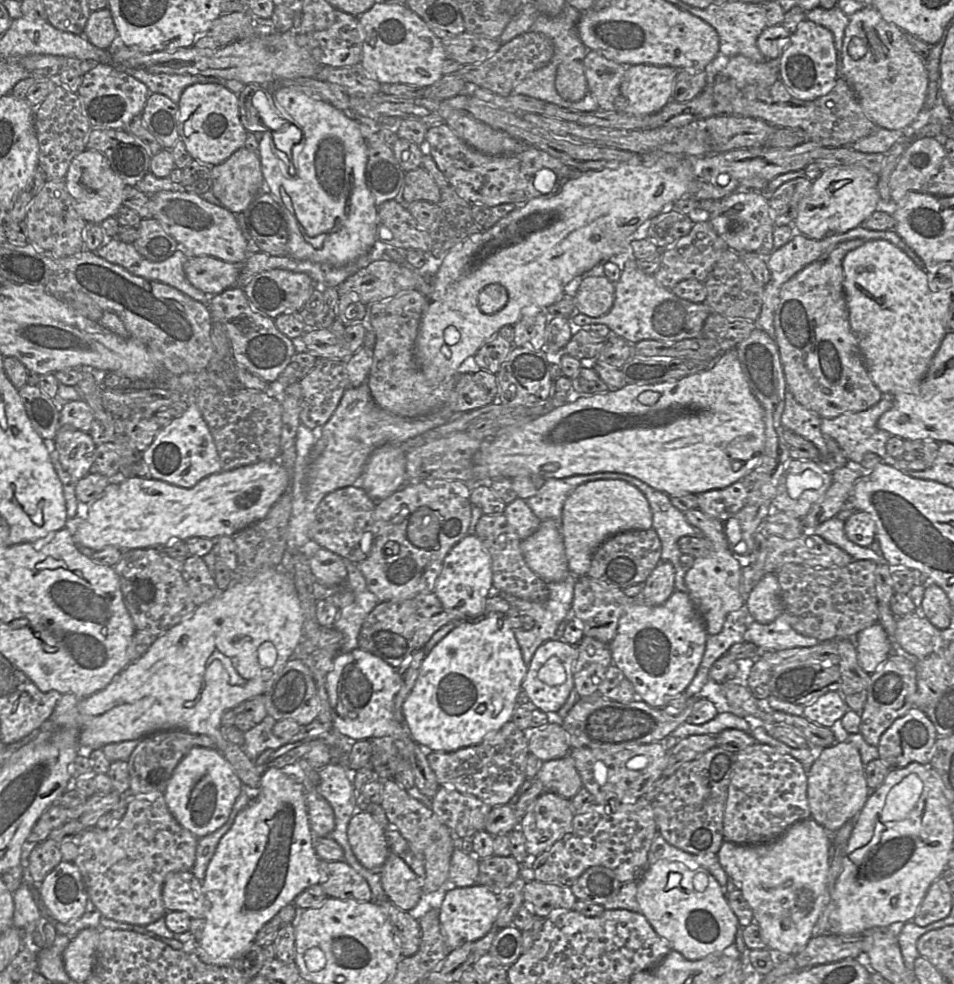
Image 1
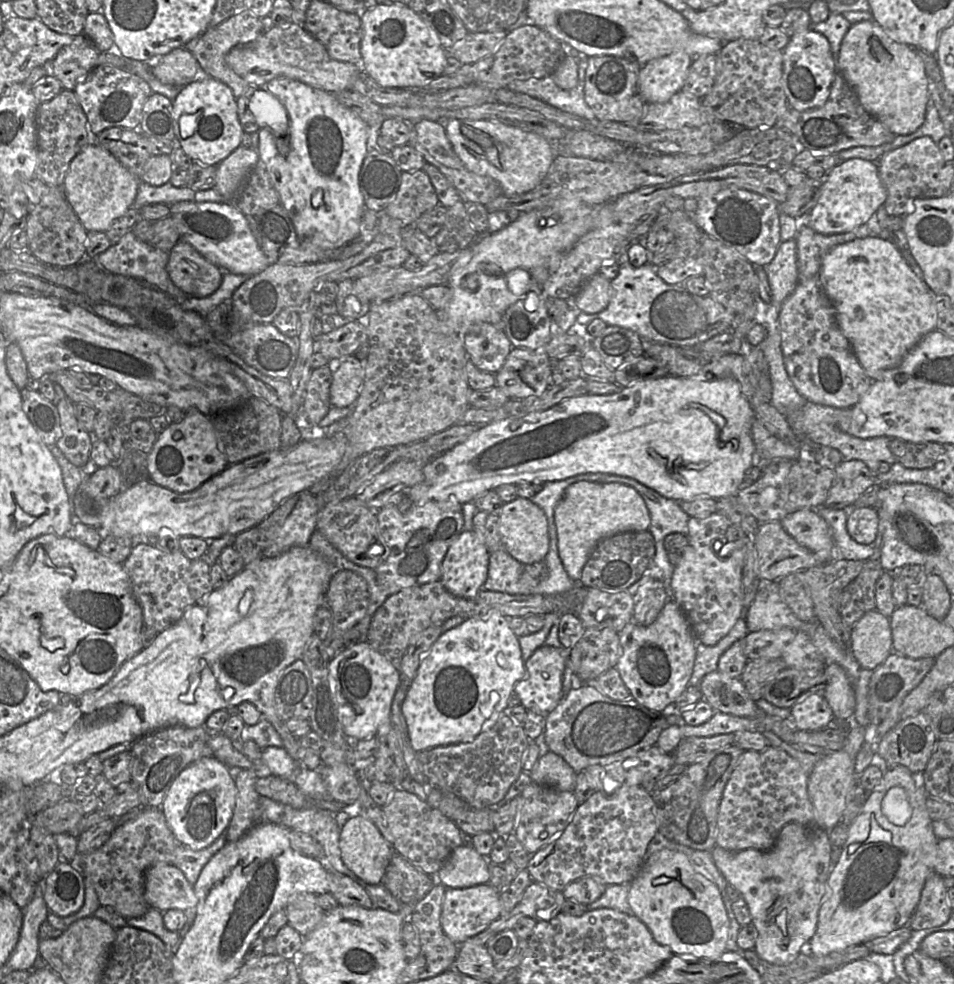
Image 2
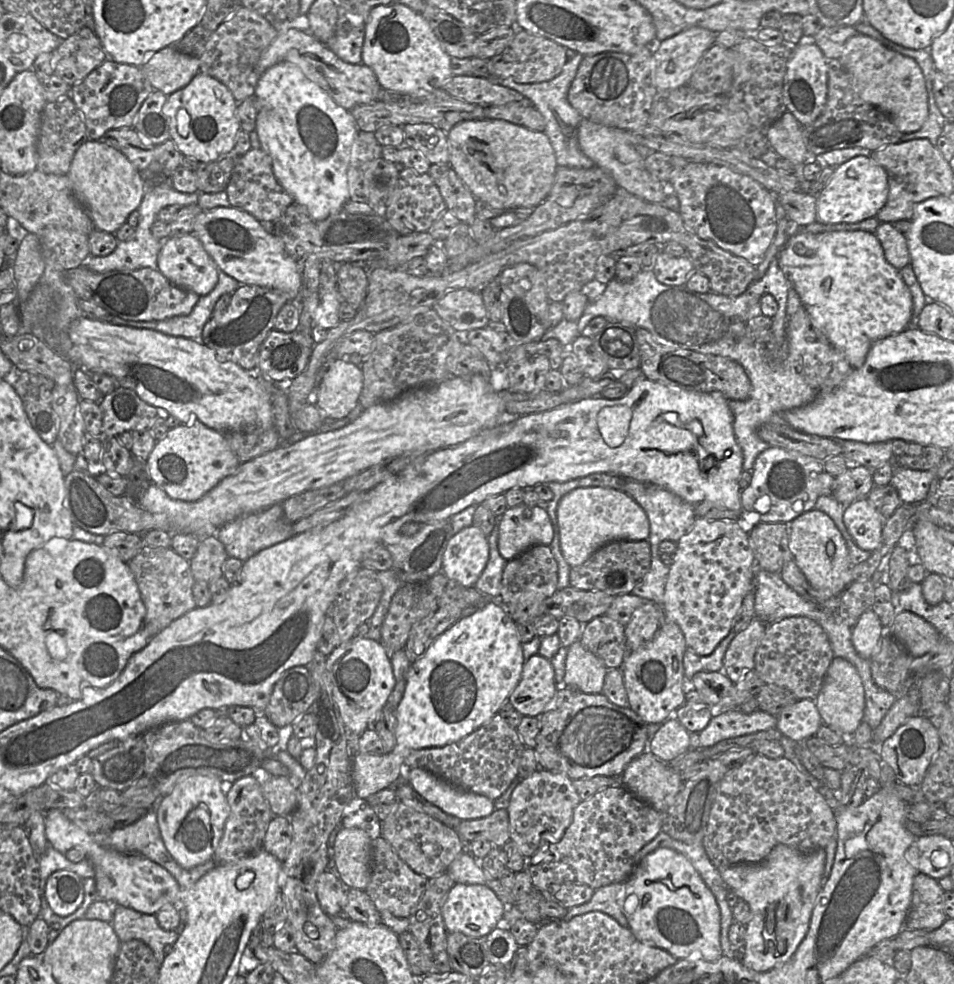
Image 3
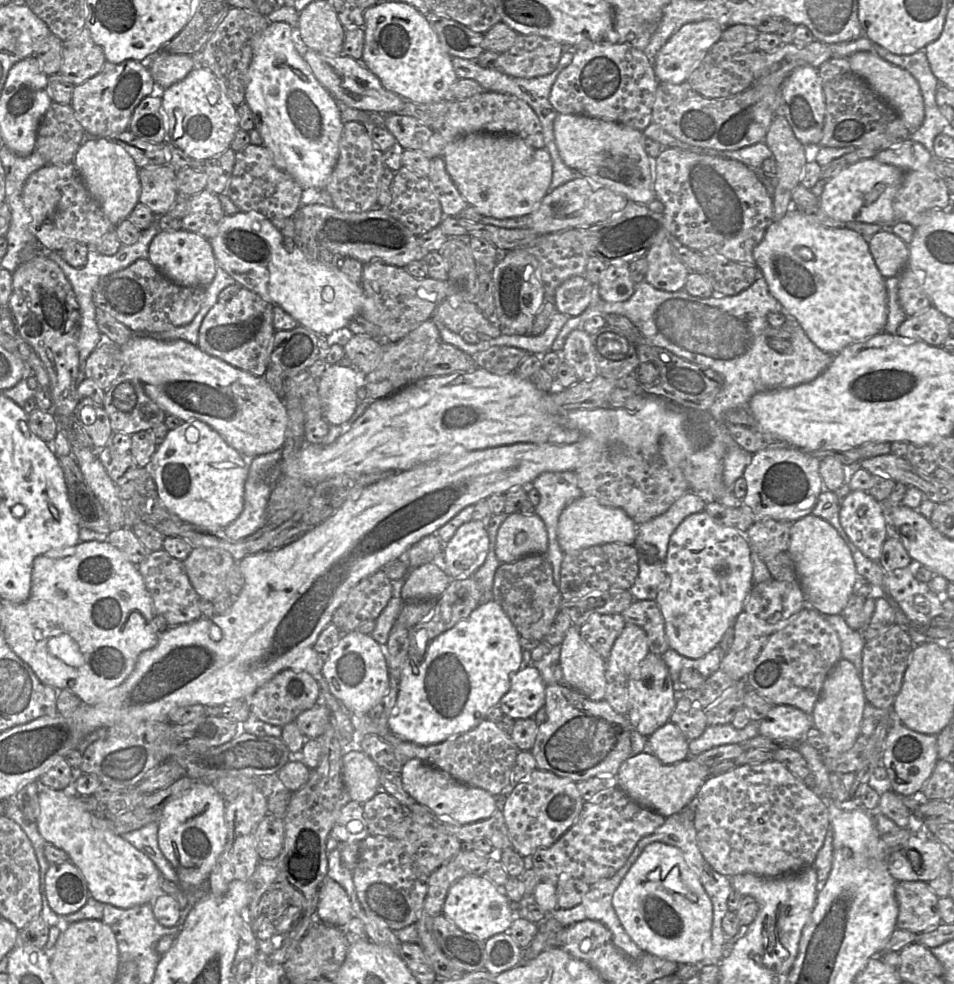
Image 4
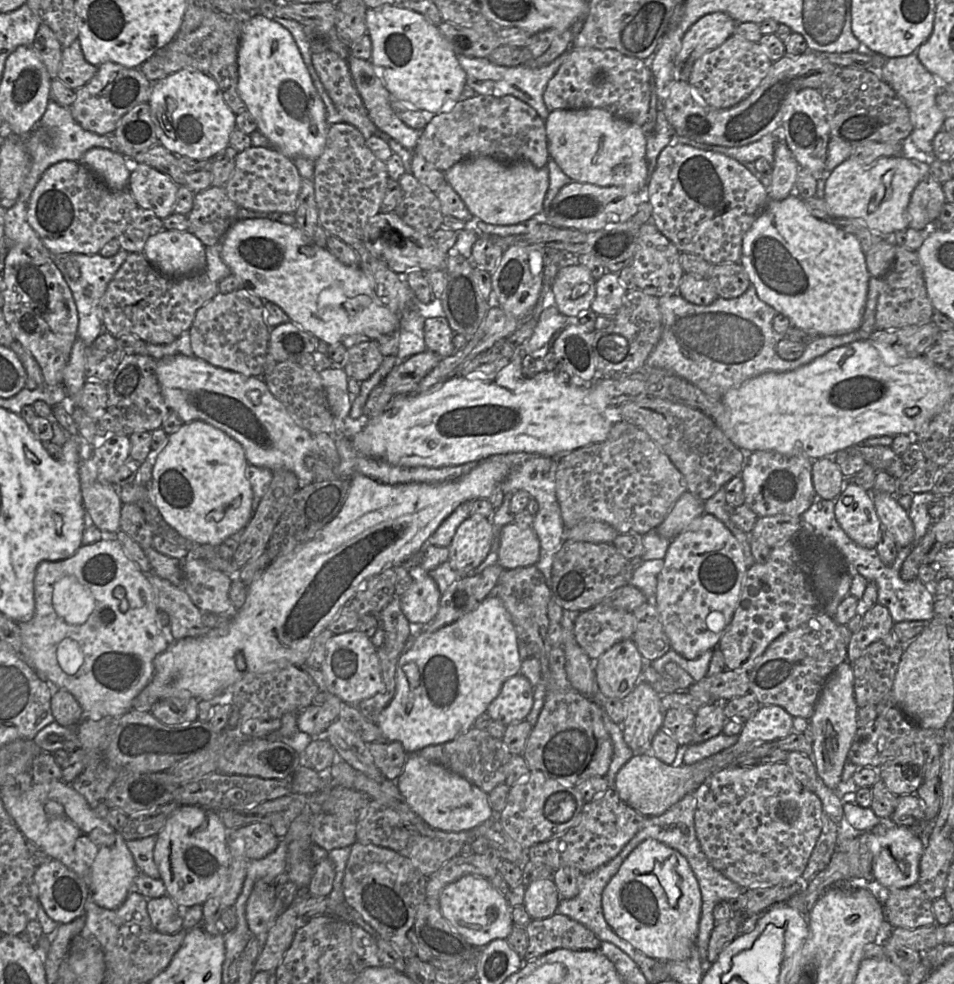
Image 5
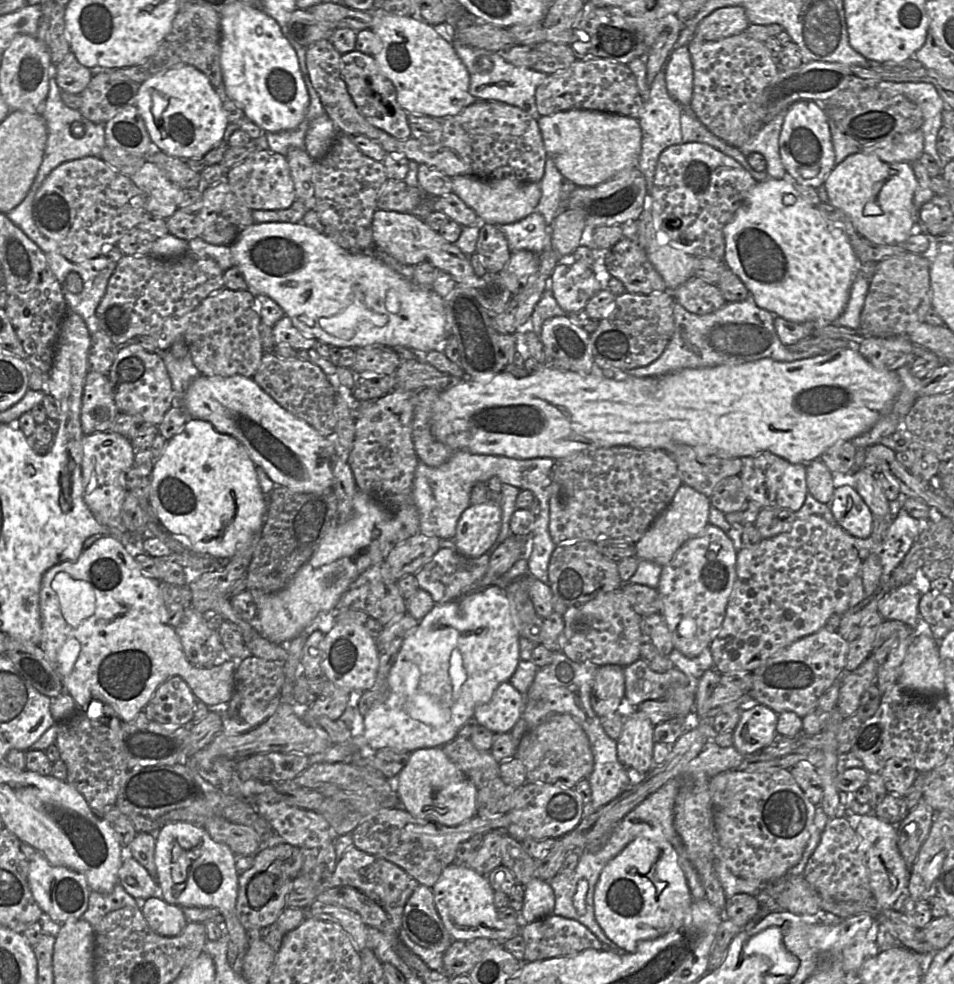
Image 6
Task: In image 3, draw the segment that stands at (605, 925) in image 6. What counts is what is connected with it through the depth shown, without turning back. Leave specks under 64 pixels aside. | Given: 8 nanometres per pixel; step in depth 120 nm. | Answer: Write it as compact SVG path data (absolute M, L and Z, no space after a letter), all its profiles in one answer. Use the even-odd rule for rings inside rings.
M658 848L647 854L625 880L624 889L617 895L617 903L628 920L628 928L639 941L666 950L677 960L698 958L713 962L723 955L720 908L715 896L689 860L673 849Z

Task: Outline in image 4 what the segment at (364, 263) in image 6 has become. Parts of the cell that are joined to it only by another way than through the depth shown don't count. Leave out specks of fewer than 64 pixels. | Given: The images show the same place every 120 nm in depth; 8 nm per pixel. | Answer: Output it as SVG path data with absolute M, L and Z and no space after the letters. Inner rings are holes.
M239 211L233 215L225 215L217 234L208 240L217 264L234 278L237 284L258 294L263 300L281 307L298 322L298 325L316 334L329 336L347 327L355 315L362 313L366 295L361 283L350 280L333 265L325 265L319 260L309 260L296 245L292 251L286 250L281 231L272 224L270 219L258 212Z

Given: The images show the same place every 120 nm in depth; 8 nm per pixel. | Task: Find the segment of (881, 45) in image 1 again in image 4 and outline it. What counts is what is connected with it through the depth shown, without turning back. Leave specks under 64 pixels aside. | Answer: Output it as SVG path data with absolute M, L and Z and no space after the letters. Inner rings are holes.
M869 51L855 52L848 57L848 61L852 70L864 78L869 86L899 114L910 133L922 125L925 117L923 97L917 80L910 72Z

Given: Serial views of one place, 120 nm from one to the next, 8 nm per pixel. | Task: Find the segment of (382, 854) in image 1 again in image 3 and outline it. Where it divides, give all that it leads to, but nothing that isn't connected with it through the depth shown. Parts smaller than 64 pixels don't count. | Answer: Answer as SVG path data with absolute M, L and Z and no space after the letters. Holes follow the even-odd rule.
M342 827L330 850L342 880L351 888L365 890L370 881L371 842L365 830Z

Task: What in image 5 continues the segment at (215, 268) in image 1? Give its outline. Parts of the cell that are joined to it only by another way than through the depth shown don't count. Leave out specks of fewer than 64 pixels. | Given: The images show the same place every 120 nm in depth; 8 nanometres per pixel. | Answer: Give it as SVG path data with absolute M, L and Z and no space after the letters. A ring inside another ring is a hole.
M162 230L148 237L144 255L161 273L184 277L205 269L205 245L189 231Z

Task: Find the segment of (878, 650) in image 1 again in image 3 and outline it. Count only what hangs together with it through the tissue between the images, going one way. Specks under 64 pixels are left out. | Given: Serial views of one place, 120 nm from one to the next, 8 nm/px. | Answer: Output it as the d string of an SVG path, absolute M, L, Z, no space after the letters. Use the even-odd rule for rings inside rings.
M870 608L864 611L852 627L851 641L856 652L869 660L878 651L878 645L886 629Z

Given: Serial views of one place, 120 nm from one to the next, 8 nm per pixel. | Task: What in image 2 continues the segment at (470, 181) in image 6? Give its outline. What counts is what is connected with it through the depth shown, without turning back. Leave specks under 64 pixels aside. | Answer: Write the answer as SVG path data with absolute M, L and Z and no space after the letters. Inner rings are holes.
M446 119L447 137L466 168L498 181L504 196L534 190L546 178L556 156L556 144L543 136L492 120Z

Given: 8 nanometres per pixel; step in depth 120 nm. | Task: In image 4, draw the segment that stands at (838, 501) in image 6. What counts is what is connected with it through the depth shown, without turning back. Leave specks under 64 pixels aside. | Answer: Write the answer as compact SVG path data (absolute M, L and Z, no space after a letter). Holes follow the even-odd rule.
M851 491L841 499L839 521L851 542L864 556L873 561L880 560L882 546L888 538L888 518L881 502L869 492Z

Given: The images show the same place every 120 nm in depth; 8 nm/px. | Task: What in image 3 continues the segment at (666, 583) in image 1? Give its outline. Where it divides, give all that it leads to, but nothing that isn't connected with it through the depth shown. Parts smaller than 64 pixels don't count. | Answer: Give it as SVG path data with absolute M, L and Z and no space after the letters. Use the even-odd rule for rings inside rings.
M646 603L637 608L624 627L627 654L652 640L663 619L664 611L661 604Z

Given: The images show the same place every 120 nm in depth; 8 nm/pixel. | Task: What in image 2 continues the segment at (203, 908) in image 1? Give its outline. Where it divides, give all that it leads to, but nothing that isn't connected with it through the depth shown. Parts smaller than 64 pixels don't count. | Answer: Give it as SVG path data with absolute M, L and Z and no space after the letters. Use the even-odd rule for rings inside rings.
M158 862L145 871L144 898L150 908L164 912L195 908L193 886L180 869L171 863Z

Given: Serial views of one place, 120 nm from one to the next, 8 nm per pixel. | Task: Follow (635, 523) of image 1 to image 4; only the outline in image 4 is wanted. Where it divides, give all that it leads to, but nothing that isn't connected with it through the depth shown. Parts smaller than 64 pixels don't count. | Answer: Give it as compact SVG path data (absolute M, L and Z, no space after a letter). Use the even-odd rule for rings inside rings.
M583 496L564 508L558 520L558 543L564 554L606 543L633 545L638 526L620 508L600 504L594 497Z

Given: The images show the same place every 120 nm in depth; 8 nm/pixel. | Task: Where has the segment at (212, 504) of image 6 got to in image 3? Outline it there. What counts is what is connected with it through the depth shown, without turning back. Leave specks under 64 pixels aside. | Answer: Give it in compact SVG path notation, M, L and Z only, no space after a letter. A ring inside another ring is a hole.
M197 418L190 423L169 429L166 436L157 441L147 459L153 484L169 498L186 502L199 500L241 464L225 434L207 427Z

